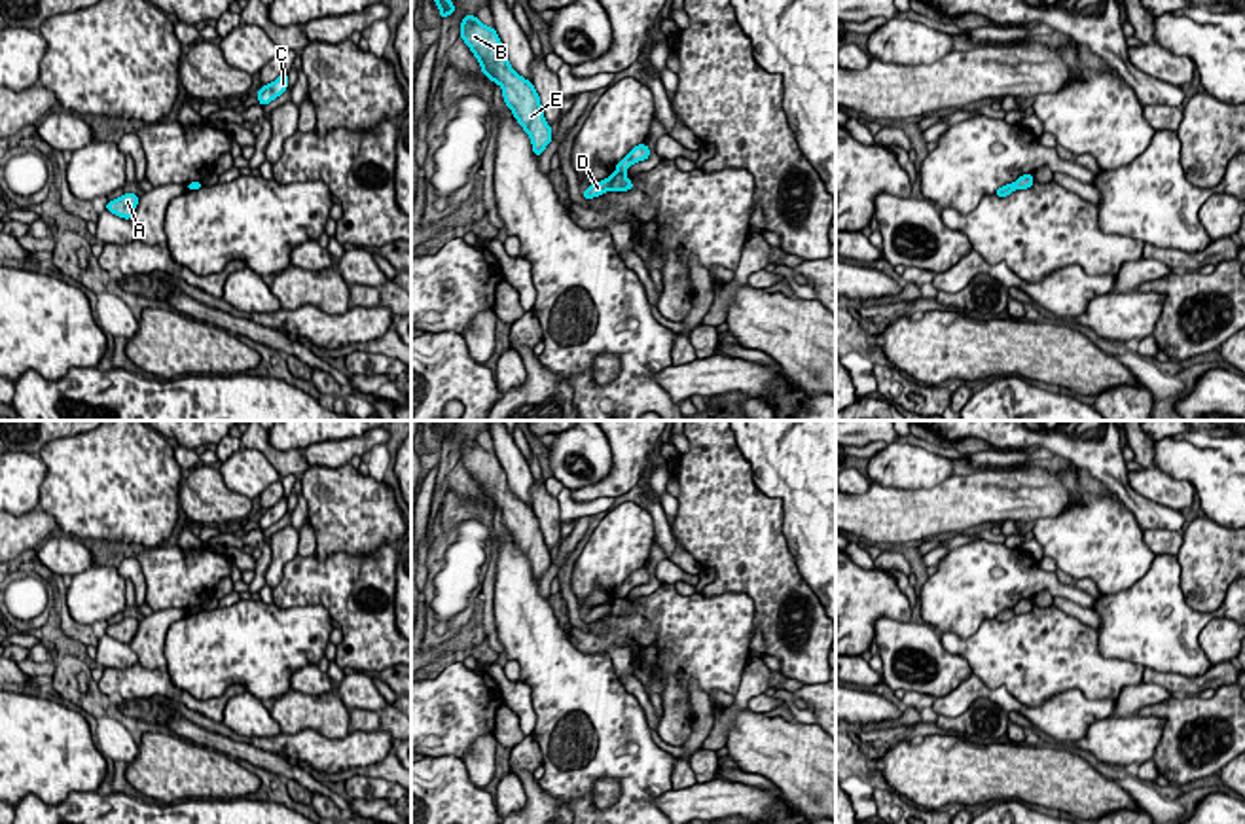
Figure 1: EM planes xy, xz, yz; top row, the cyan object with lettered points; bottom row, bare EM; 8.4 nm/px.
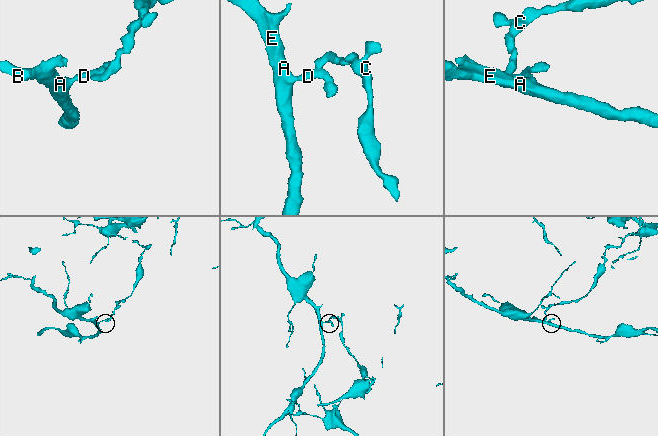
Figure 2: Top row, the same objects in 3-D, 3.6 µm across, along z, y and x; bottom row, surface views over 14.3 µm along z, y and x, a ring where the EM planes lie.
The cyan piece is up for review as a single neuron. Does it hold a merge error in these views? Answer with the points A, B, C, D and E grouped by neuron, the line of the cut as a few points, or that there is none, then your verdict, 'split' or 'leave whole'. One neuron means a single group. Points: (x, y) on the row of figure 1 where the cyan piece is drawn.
groups A B D E / C; cut xz (614, 171), (624, 175); split

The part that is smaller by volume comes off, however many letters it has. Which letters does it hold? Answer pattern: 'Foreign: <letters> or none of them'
Foreign: C

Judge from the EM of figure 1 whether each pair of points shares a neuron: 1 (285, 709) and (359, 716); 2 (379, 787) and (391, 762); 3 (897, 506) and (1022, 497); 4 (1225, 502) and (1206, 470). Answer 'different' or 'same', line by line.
1: same
2: different
3: same
4: same

